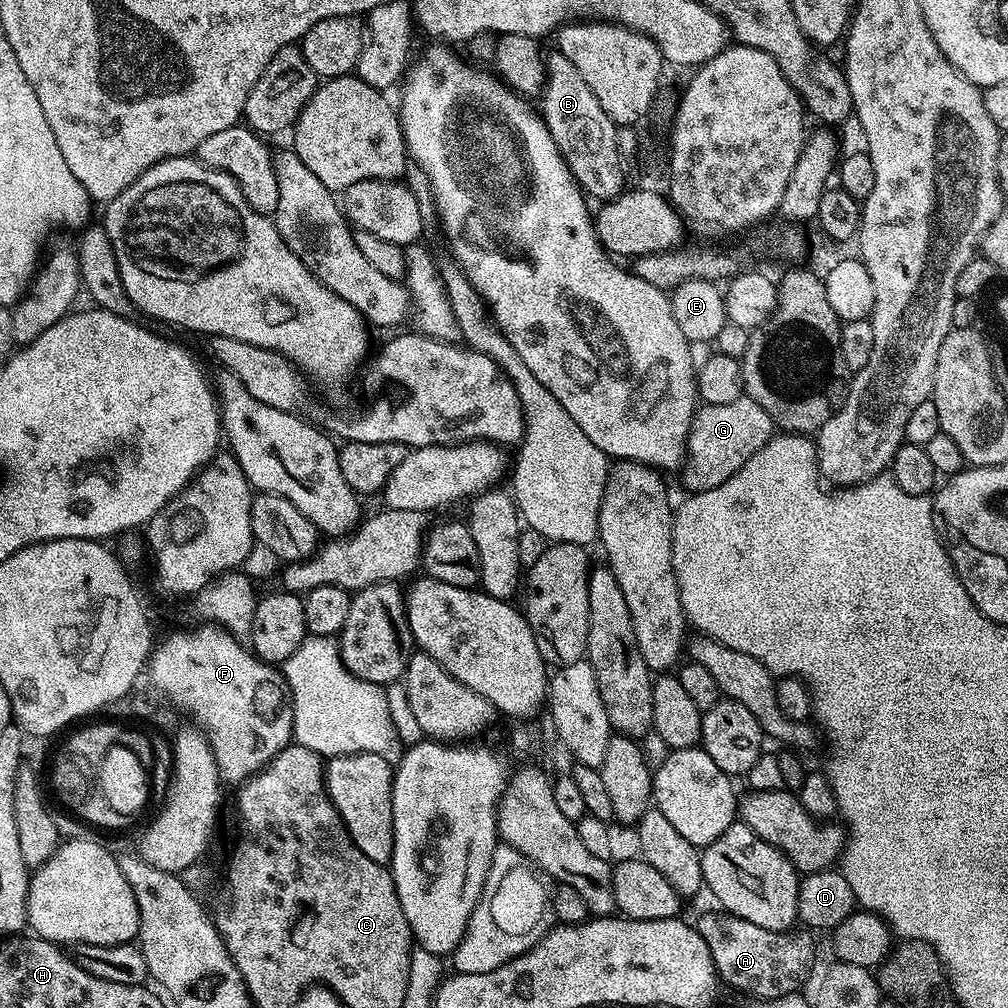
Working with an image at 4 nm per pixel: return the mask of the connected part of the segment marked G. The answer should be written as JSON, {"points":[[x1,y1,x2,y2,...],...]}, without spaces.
{"points":[[743,394,734,402,697,407,688,432,686,461,682,466,685,489,704,492,707,488,722,486,722,482,734,475,773,435,774,425,766,410]]}

